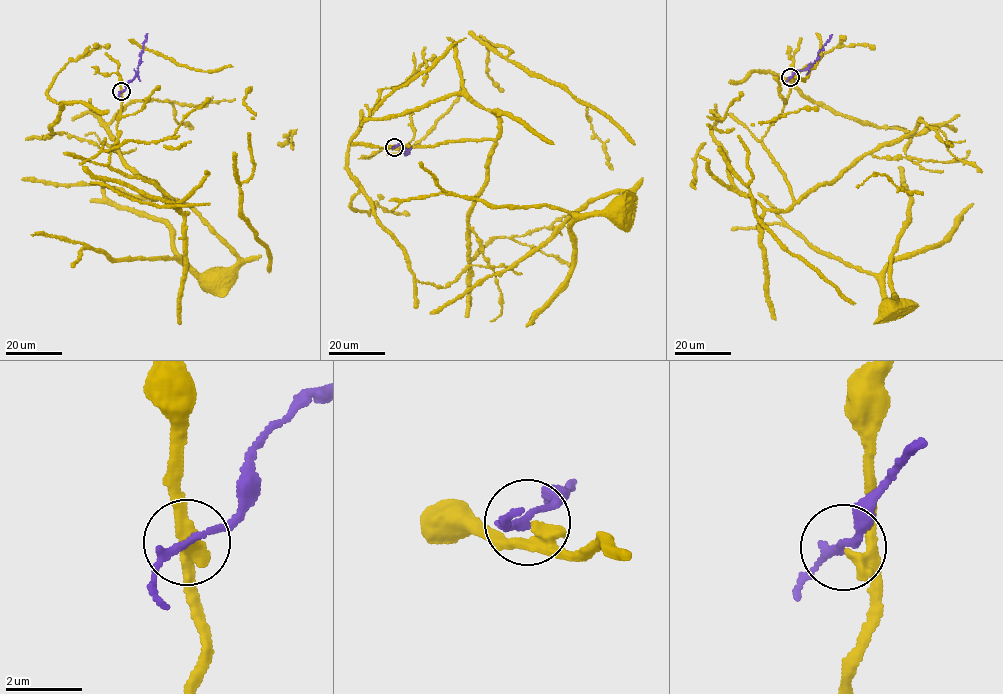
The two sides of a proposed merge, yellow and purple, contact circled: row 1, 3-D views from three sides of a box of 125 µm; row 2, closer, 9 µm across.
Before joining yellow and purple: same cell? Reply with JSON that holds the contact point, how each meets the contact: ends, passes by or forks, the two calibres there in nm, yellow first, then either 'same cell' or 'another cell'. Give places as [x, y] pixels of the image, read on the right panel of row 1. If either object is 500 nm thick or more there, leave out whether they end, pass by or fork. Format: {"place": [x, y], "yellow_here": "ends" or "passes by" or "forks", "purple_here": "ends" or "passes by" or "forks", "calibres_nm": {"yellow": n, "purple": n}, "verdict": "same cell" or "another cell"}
{"place": [790, 77], "yellow_here": "passes by", "purple_here": "passes by", "calibres_nm": {"yellow": 280, "purple": 180}, "verdict": "another cell"}

